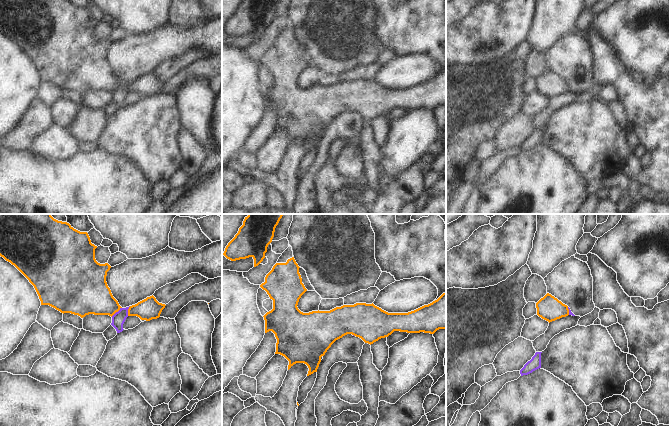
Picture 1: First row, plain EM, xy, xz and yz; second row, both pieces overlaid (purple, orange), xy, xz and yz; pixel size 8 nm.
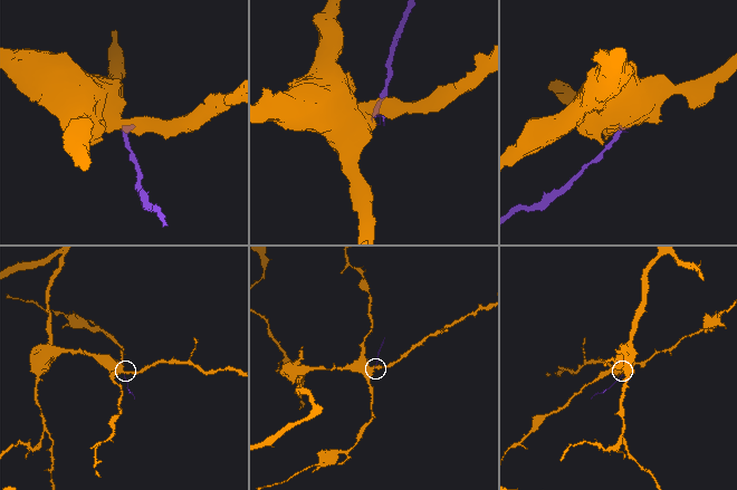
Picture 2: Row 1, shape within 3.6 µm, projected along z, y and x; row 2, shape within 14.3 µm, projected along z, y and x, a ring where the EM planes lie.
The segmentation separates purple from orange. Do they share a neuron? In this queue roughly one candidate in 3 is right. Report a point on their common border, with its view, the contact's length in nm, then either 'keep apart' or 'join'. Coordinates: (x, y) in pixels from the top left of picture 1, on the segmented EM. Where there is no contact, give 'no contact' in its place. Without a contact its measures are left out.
meets purple in xy at (116, 312); contact 120 nm long; keep apart

